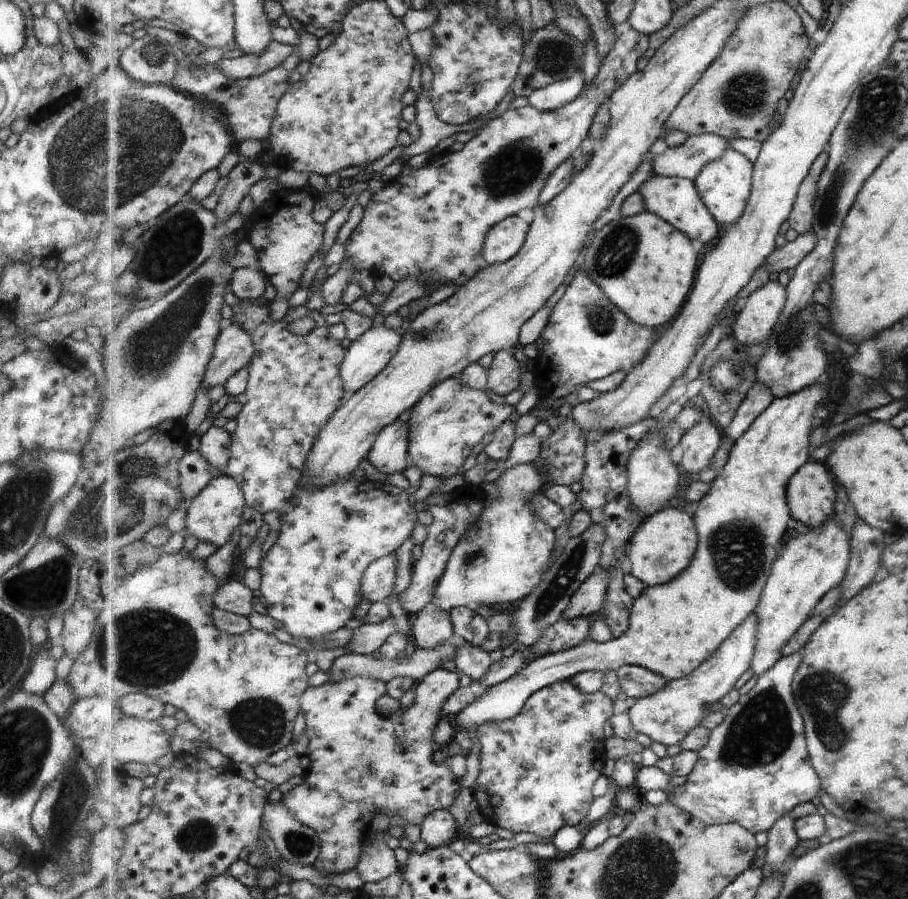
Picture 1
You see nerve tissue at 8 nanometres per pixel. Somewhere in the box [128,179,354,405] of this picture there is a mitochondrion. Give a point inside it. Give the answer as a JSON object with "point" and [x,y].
{"point":[176,244]}

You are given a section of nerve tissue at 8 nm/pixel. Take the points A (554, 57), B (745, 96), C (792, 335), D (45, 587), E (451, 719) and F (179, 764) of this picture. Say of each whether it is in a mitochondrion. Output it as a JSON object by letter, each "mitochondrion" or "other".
{"A":"mitochondrion","B":"mitochondrion","C":"mitochondrion","D":"mitochondrion","E":"other","F":"other"}

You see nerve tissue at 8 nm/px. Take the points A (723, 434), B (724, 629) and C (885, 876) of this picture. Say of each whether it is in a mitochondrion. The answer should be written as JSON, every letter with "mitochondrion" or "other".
{"A":"other","B":"other","C":"mitochondrion"}

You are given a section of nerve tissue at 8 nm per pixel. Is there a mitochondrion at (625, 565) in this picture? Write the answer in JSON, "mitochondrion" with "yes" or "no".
{"mitochondrion":"no"}

